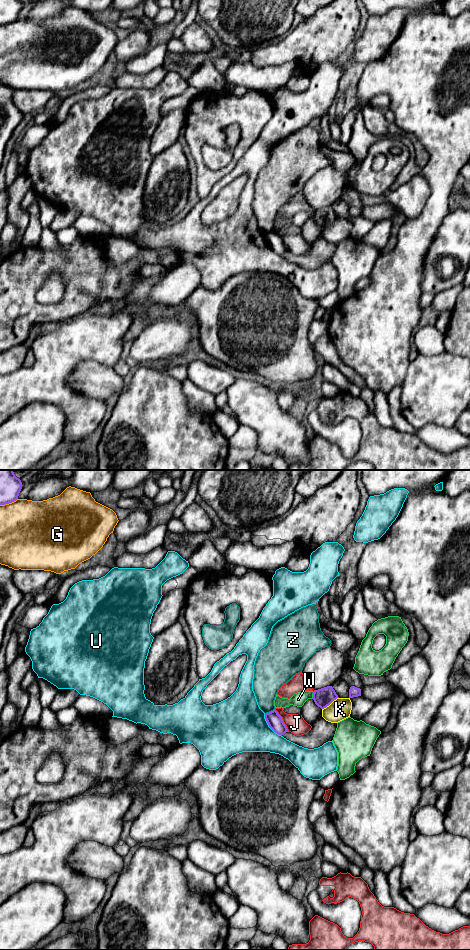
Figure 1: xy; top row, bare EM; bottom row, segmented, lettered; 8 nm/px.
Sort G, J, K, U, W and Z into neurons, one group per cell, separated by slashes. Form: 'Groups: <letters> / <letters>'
Groups: G / J / K / U / W / Z

